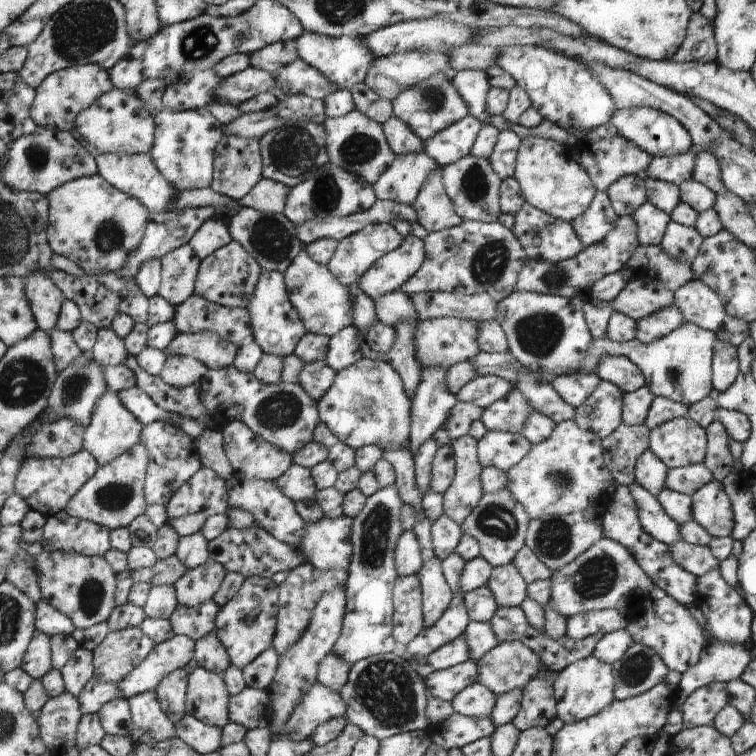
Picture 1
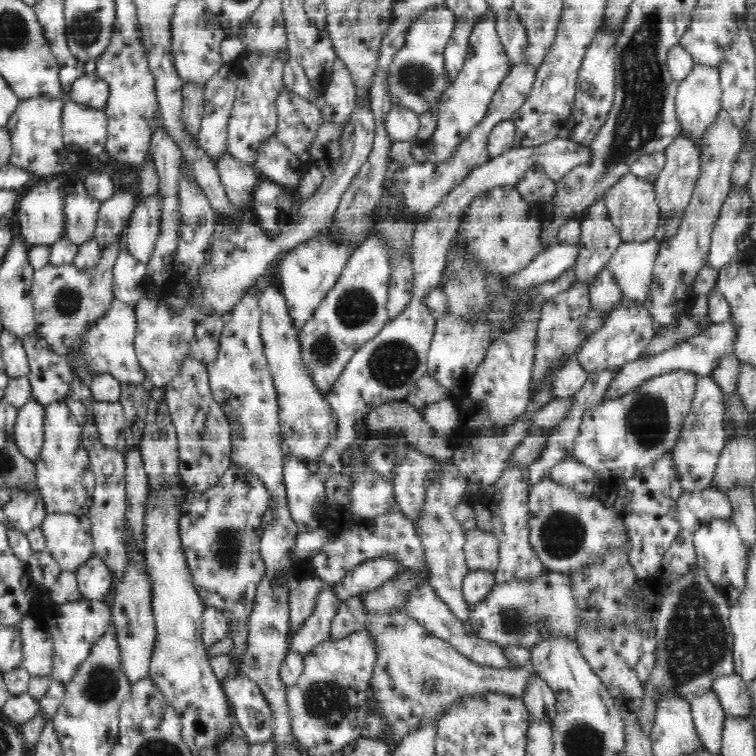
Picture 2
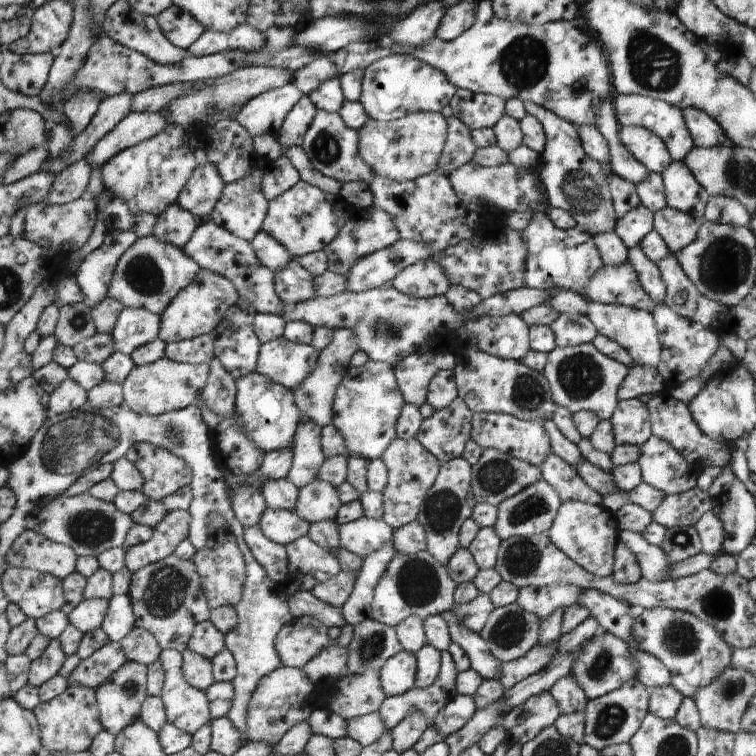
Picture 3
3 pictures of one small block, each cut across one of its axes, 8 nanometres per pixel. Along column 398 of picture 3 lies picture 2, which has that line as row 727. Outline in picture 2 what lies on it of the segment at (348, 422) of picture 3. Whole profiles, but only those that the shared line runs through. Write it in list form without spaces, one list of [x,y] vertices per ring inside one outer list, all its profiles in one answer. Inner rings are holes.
[[[406,611],[378,614],[367,621],[366,630],[375,641],[376,649],[370,682],[372,696],[368,705],[386,727],[382,738],[392,749],[422,723],[438,724],[458,700],[492,693],[523,700],[529,680],[536,676],[532,664],[502,669],[478,664],[462,655],[446,640],[432,635]]]

